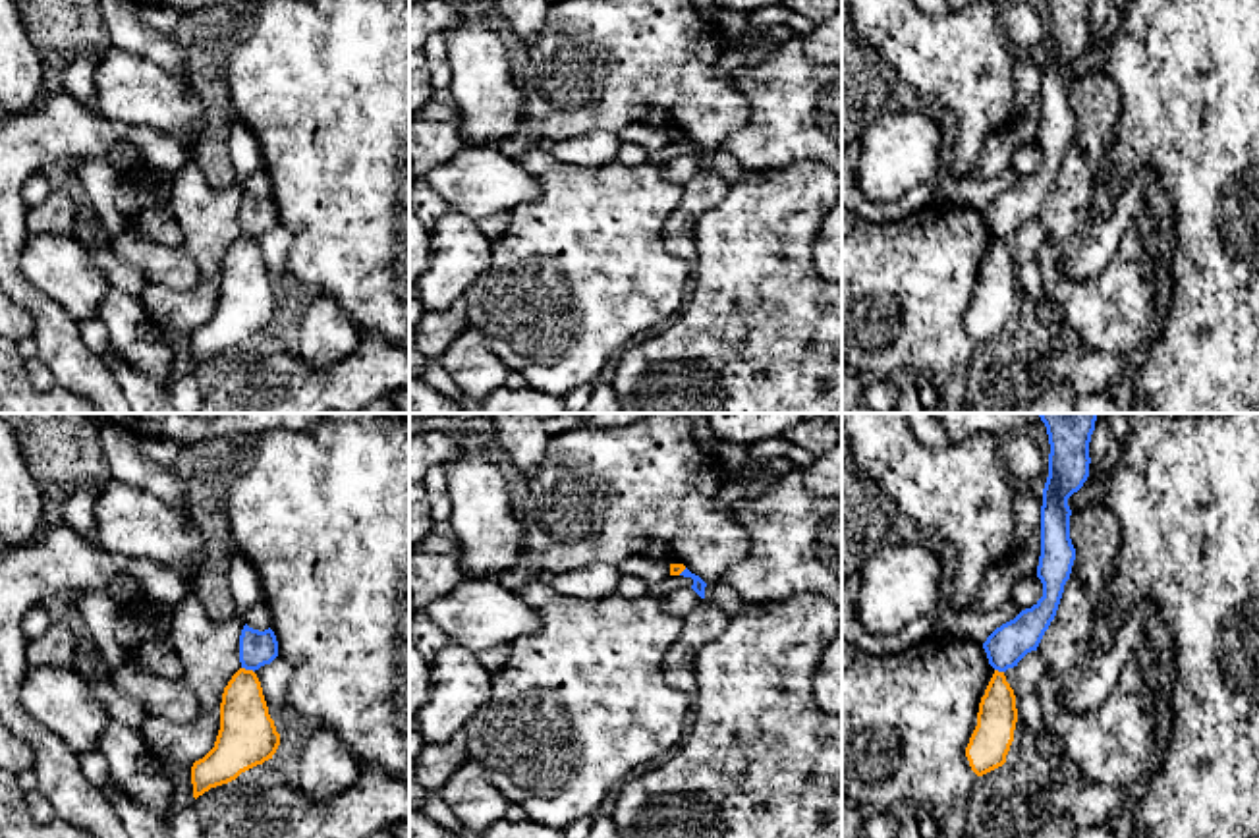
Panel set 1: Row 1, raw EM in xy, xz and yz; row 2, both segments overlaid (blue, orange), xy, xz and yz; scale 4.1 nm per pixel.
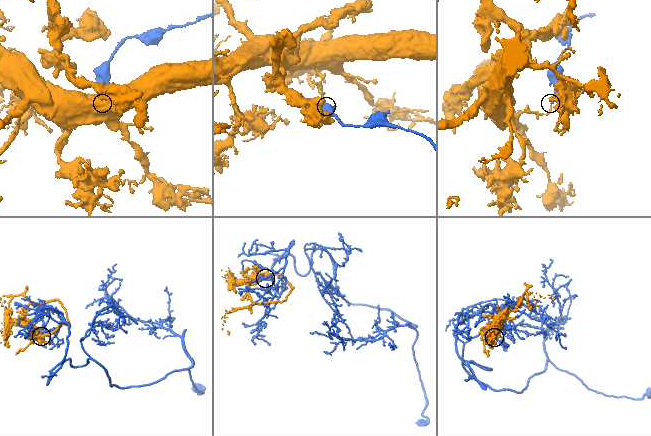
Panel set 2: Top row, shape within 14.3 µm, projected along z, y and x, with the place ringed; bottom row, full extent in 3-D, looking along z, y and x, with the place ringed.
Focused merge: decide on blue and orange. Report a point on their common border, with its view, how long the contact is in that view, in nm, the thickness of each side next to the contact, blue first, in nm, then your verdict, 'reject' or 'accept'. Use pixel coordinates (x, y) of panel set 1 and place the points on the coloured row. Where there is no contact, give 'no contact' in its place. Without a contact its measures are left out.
contact xy (248, 669); length 60 nm; calibres 140 and 220 nm; reject

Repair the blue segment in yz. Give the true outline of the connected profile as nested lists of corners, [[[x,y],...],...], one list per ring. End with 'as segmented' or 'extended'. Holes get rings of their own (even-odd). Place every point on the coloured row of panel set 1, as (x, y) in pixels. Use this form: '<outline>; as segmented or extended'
[[[1039,413],[1039,417],[1047,427],[1050,444],[1037,566],[1043,597],[1031,608],[1021,610],[1014,620],[996,628],[983,643],[989,664],[998,672],[1018,666],[1027,653],[1037,651],[1056,616],[1076,560],[1076,548],[1070,539],[1072,510],[1068,498],[1089,477],[1089,442],[1097,413]]]; as segmented

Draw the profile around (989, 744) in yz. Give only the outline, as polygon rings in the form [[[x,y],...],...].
[[[994,670],[979,703],[977,726],[965,747],[971,770],[983,776],[1006,763],[1018,722],[1016,695],[1004,672]]]

